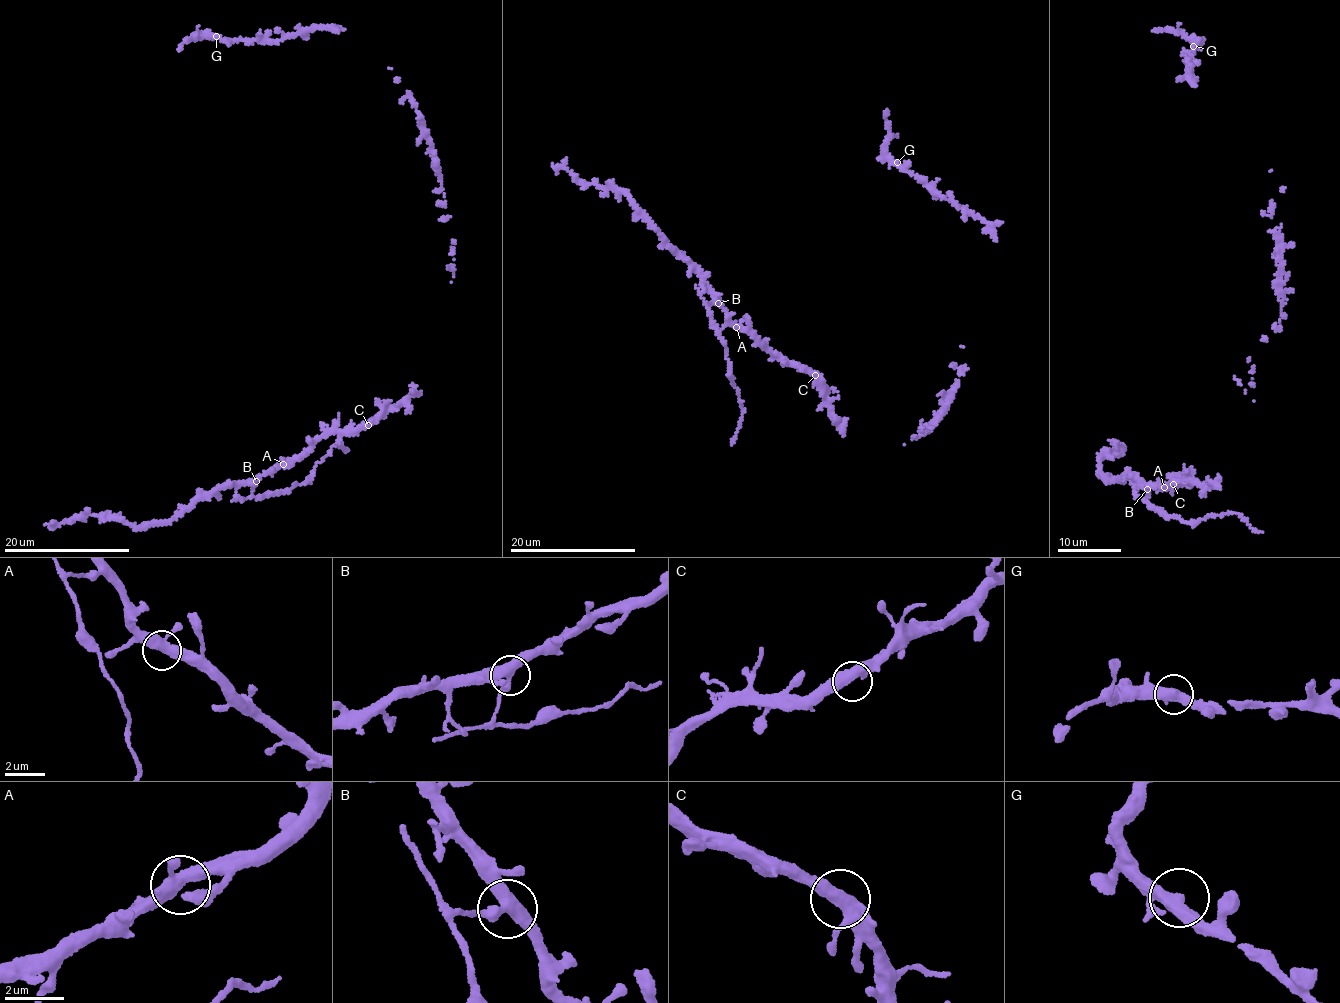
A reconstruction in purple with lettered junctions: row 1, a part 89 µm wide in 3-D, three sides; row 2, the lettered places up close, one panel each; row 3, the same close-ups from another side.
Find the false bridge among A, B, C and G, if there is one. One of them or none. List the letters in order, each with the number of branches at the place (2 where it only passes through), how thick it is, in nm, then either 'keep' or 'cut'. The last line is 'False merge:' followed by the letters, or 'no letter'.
A: 3 | 400 nm | keep
B: 3 | 400 nm | cut
C: 3 | 400 nm | keep
G: 3 | 380 nm | keep
False merge: B

